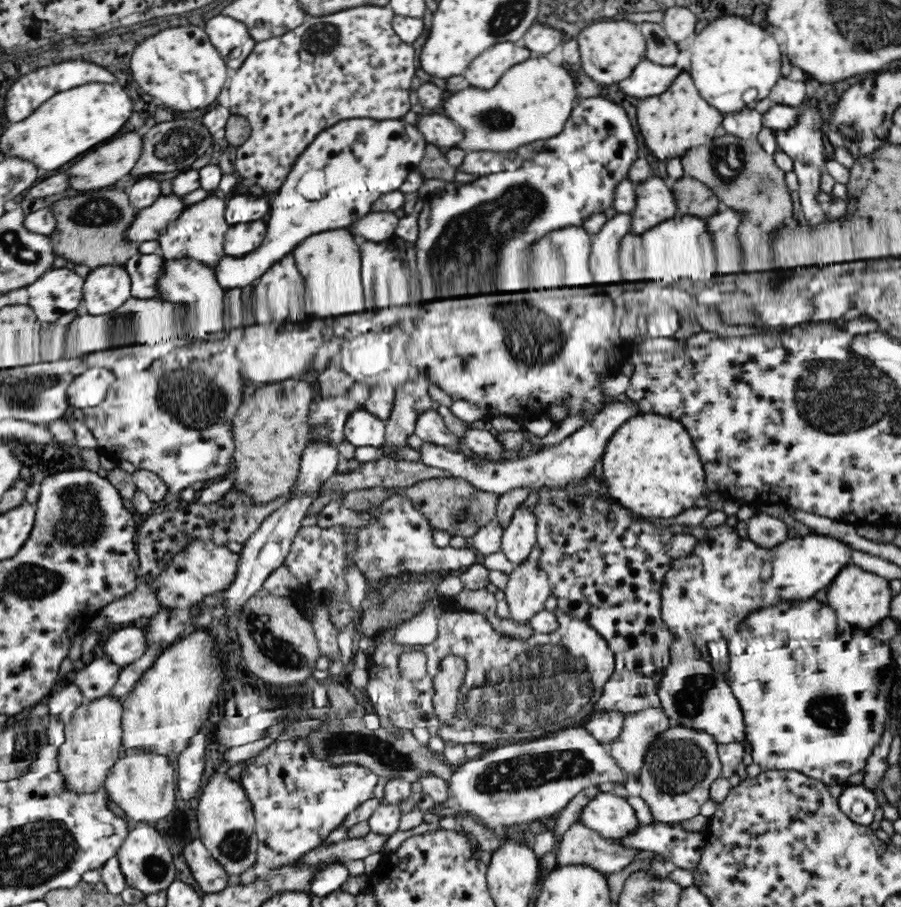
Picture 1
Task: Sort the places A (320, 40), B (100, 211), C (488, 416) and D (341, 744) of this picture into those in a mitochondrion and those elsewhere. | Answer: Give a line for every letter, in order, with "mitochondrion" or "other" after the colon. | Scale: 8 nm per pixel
A: mitochondrion
B: mitochondrion
C: other
D: mitochondrion

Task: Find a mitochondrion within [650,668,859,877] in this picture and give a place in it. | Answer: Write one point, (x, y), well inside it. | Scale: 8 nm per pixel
(688, 704)

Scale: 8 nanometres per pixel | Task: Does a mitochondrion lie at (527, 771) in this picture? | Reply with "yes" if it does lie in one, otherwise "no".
yes

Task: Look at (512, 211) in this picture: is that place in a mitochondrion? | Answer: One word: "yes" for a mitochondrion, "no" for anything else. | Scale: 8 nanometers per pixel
yes

